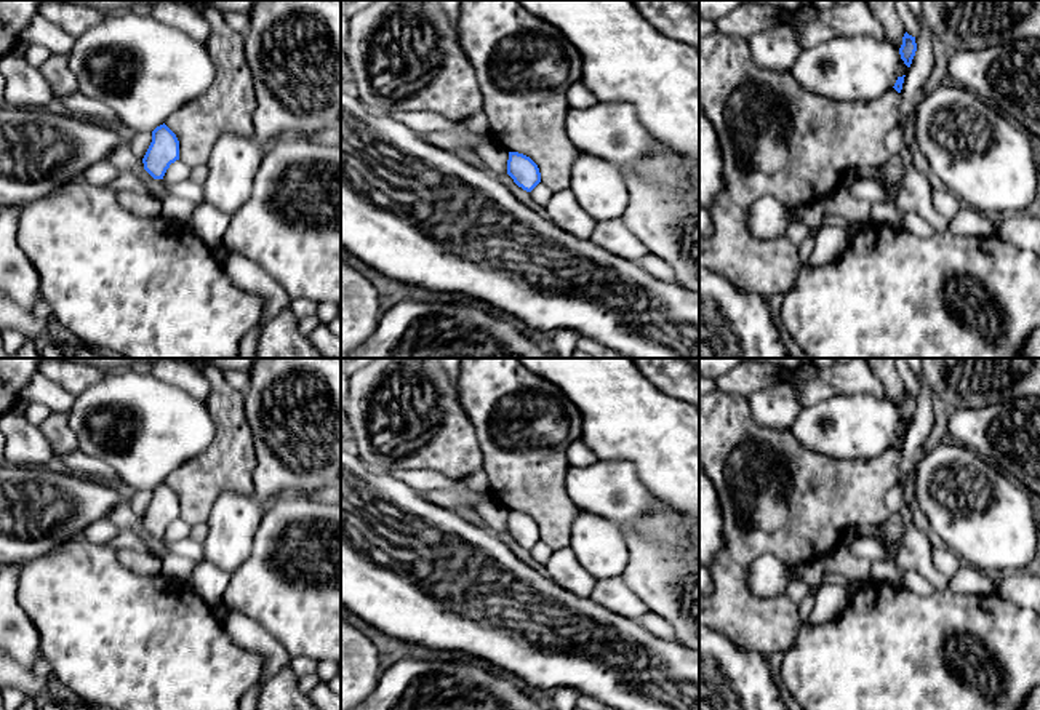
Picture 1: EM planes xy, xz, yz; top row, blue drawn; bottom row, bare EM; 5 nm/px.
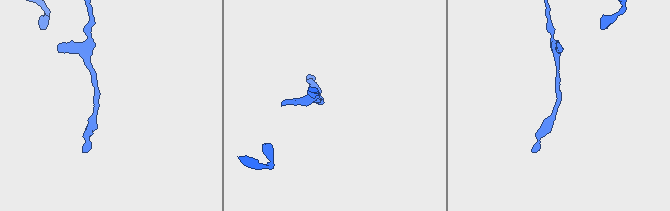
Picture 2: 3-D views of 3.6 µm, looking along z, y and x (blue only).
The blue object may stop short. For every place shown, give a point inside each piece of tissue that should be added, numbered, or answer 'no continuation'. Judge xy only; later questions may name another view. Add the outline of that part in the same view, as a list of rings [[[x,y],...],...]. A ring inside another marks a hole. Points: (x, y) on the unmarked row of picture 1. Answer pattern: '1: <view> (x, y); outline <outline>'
no continuation

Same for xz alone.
no continuation

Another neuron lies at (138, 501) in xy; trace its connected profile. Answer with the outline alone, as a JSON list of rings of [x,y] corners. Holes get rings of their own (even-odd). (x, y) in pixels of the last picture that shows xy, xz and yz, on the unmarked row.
[[[134,491],[130,497],[126,497],[126,504],[134,510],[138,517],[144,517],[150,501],[152,491]]]

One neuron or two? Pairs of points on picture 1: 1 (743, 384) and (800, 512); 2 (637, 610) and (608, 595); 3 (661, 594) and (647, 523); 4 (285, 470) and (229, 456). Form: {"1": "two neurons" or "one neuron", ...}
{"1": "two neurons", "2": "one neuron", "3": "two neurons", "4": "two neurons"}

